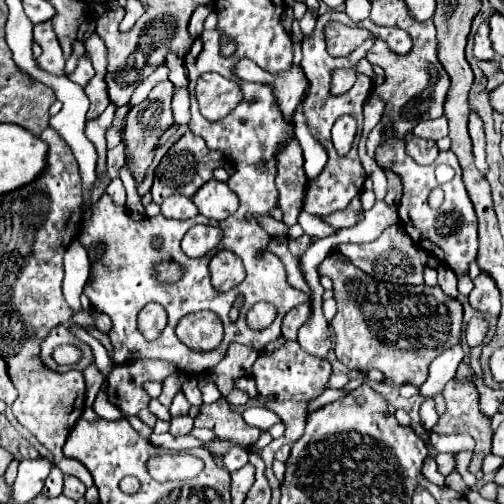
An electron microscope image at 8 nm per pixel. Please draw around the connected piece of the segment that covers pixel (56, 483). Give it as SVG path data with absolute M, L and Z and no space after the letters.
M53 466L53 468L51 468L51 474L49 474L47 480L45 480L43 492L45 492L45 496L53 498L53 496L59 496L61 490L63 490L63 472L61 472L57 466Z

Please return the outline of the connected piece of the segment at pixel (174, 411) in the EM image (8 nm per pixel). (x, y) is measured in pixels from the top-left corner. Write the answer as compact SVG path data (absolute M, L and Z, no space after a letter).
M183 392L181 394L177 394L175 396L175 400L173 400L173 404L169 406L169 412L171 412L171 416L175 418L175 416L185 416L187 412L189 412L189 402L187 402L187 398L183 396Z

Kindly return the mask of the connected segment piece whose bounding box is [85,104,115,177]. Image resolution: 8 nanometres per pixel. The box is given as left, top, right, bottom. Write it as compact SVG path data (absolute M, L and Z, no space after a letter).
M109 104L109 106L105 108L105 112L103 112L99 118L95 118L95 120L87 120L87 124L85 124L85 136L93 142L93 146L95 146L97 150L98 160L96 170L99 177L103 177L107 168L105 130L111 126L113 116L115 116L115 106Z

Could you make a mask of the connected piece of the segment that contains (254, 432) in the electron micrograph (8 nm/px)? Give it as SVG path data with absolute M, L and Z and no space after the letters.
M219 398L213 404L201 404L199 414L195 418L197 428L209 428L215 432L217 438L231 440L243 446L251 446L257 442L261 430L249 426L239 412L229 410L227 400Z

